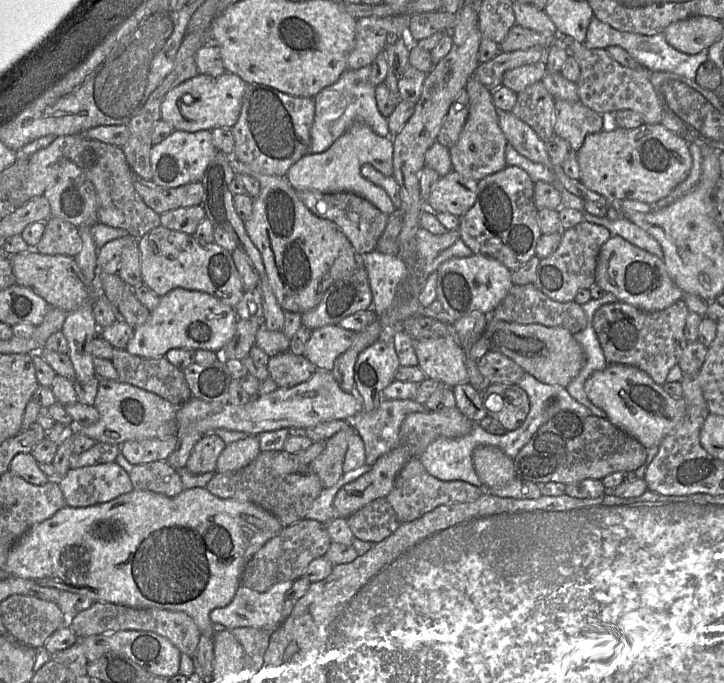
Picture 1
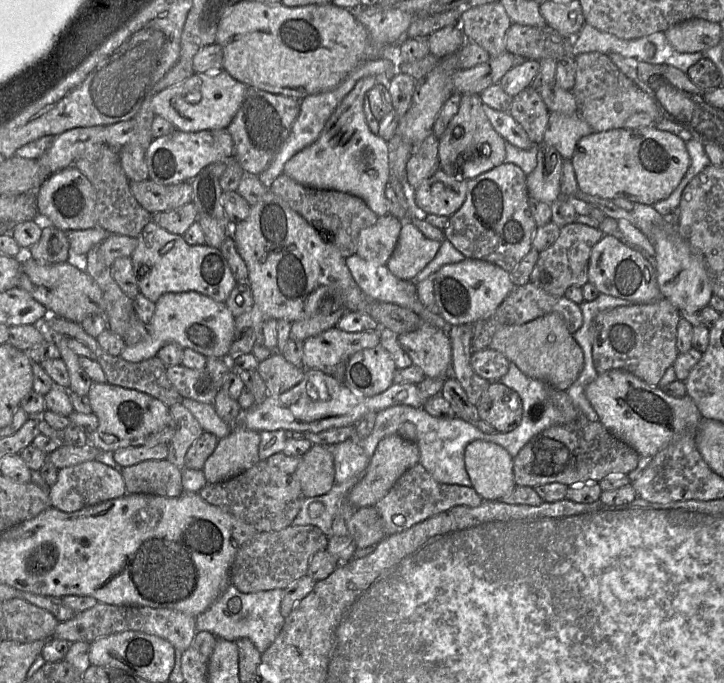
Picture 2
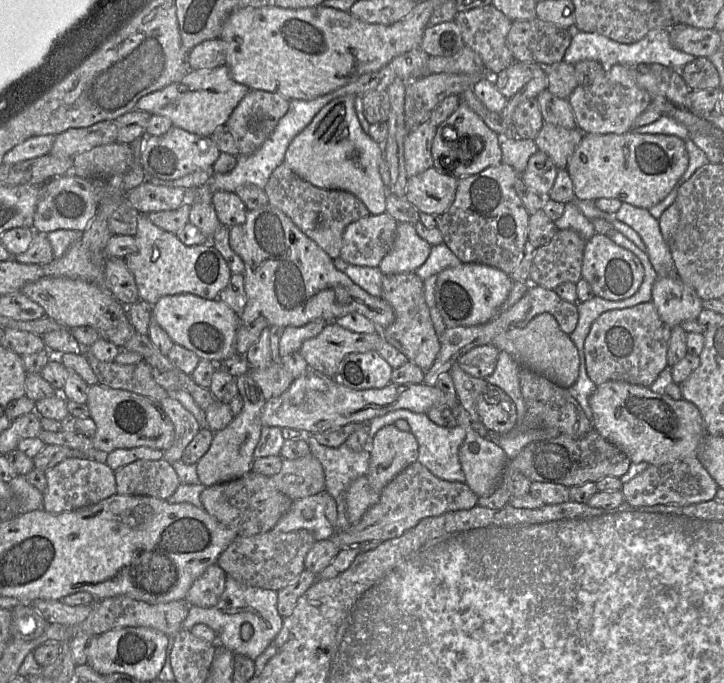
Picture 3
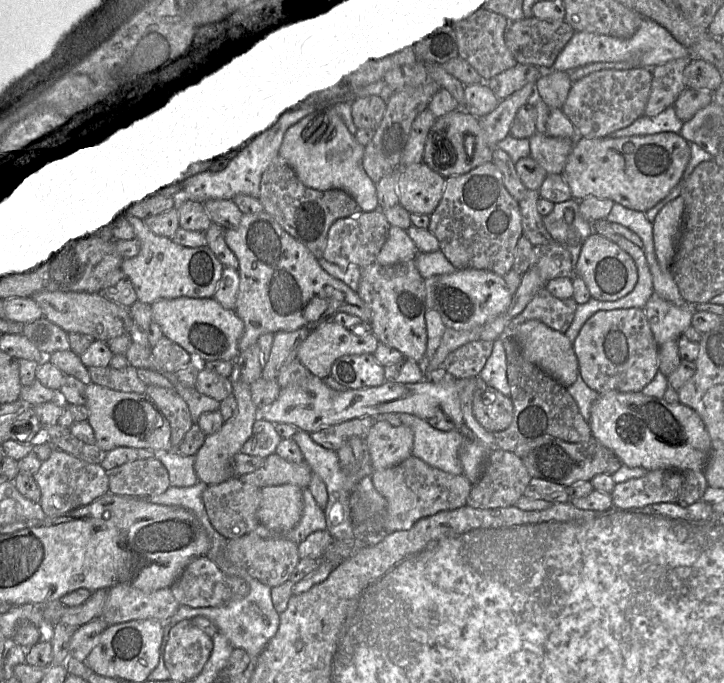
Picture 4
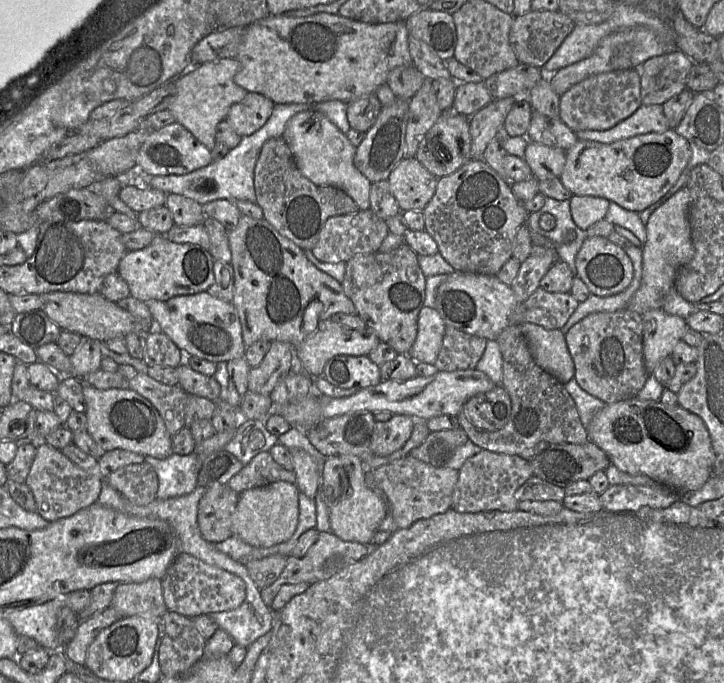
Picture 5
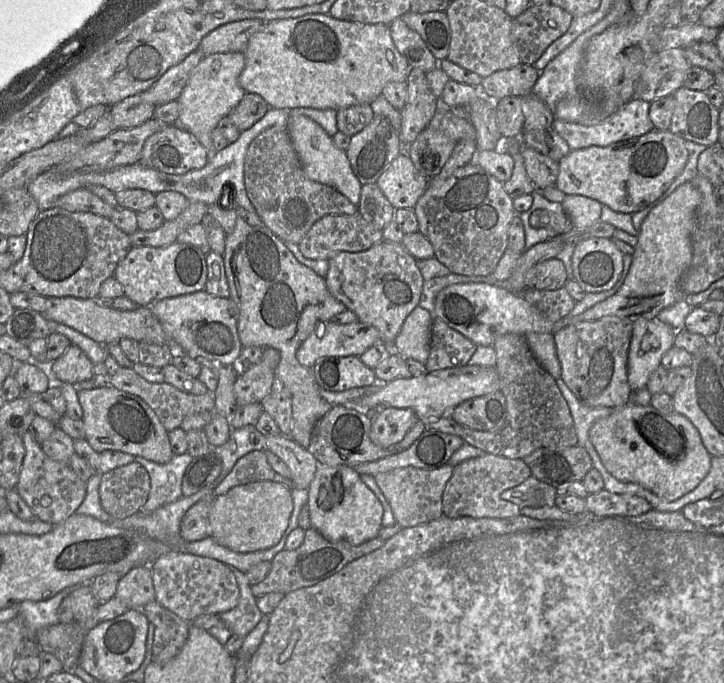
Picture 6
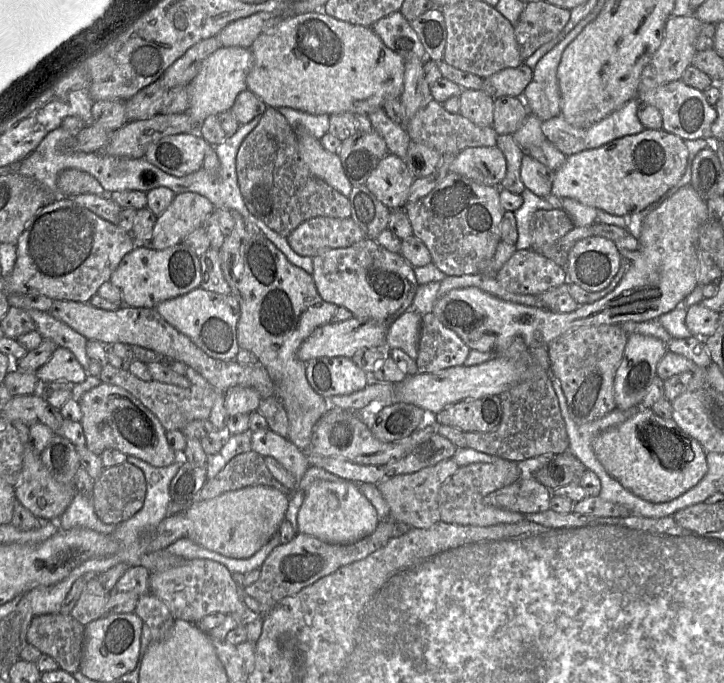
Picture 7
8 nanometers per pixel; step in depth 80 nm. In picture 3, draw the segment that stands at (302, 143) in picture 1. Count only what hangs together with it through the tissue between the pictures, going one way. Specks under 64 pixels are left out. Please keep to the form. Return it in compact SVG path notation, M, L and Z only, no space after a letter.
M248 91L225 124L239 155L250 155L260 148L287 113L289 104L290 100L275 93Z

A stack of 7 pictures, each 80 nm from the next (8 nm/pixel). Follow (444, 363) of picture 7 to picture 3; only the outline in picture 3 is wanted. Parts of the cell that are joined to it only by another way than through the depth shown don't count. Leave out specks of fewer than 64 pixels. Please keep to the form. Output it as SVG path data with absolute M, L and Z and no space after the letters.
M493 344L480 345L461 353L455 363L468 375L486 379L496 368L499 352Z

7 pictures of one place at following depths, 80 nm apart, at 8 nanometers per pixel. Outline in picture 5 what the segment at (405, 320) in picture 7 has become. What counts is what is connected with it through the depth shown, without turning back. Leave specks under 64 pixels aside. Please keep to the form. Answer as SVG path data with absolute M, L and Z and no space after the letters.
M423 307L418 316L416 340L408 356L414 361L434 364L441 349L446 324L436 309Z

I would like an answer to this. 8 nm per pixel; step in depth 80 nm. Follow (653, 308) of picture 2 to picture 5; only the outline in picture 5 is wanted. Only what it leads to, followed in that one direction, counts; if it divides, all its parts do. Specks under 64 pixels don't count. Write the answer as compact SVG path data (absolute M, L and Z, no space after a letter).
M627 309L588 315L565 334L573 359L574 379L588 394L606 404L636 397L649 374L643 361L642 315Z

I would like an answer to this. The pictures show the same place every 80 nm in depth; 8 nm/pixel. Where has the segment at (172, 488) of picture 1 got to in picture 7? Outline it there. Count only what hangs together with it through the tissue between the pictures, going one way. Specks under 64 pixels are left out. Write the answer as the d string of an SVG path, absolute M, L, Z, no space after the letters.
M125 462L105 468L95 480L92 493L94 510L102 522L118 525L140 510L145 495L143 471Z

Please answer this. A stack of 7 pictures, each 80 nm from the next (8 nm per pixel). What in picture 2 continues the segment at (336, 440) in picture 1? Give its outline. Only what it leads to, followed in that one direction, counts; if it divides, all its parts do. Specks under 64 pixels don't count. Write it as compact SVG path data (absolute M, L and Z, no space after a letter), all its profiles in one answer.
M314 444L302 455L292 475L300 483L304 497L322 495L331 490L335 484L335 469L328 446Z

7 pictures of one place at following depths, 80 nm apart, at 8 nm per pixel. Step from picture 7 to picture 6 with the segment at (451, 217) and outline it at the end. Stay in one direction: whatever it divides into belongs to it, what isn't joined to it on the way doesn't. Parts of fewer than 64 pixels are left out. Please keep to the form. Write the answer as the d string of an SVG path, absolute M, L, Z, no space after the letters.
M473 164L461 166L446 179L429 184L413 210L418 220L418 231L433 245L434 257L451 273L465 276L487 276L493 273L508 248L508 227L519 214L513 207L513 197L505 191L503 183Z

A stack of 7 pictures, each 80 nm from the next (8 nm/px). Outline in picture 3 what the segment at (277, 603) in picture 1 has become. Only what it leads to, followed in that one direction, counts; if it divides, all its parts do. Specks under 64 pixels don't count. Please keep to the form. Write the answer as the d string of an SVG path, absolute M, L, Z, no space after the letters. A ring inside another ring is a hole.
M227 575L225 588L218 602L212 607L189 606L183 629L190 630L198 623L205 624L215 631L217 644L234 654L255 660L266 650L283 626L284 618L278 613L277 601L277 591L249 586ZM243 624L250 624L253 629L252 636L248 640L241 637Z

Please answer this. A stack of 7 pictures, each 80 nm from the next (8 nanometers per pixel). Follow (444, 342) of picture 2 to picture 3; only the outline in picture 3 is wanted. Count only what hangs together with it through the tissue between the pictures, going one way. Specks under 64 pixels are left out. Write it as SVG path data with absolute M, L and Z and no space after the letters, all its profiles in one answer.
M415 272L384 275L381 298L393 308L395 321L379 330L385 341L401 351L409 361L426 371L435 362L441 343L425 301L423 281Z

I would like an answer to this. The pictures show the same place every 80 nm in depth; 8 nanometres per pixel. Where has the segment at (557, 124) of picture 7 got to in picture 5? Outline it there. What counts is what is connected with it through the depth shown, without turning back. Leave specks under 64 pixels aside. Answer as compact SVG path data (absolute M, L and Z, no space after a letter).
M642 104L632 115L608 130L581 130L575 134L578 140L613 143L642 134L663 133L669 129L661 105Z

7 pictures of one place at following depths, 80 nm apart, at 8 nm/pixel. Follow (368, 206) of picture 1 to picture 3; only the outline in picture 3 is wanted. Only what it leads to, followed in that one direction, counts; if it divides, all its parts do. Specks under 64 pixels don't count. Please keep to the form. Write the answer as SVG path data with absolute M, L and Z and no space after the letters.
M285 162L275 168L263 189L267 195L268 203L289 217L332 259L338 258L340 255L346 227L370 214L364 203L352 193L313 186L296 175Z

